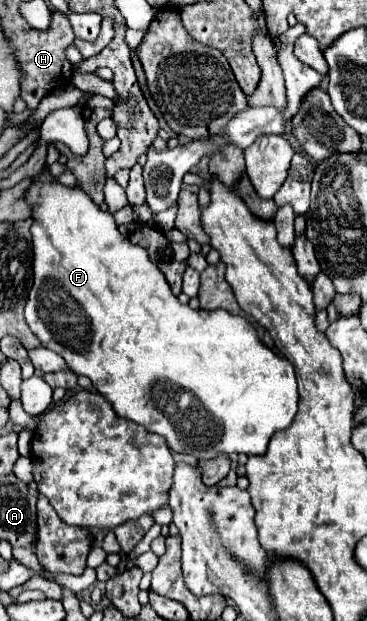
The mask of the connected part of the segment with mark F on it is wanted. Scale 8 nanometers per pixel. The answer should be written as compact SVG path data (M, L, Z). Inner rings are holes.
M48 170L32 178L32 186L26 192L26 200L34 206L34 224L32 224L32 244L34 244L34 286L30 290L28 302L26 302L26 322L30 330L40 338L42 346L54 350L60 354L68 368L76 374L88 376L92 380L92 386L96 392L100 392L116 410L116 416L132 420L136 424L142 424L148 432L160 434L166 438L170 450L180 454L192 454L196 460L214 460L218 456L230 456L230 454L246 454L246 456L262 456L268 448L268 442L276 430L288 428L296 416L298 410L298 384L296 384L296 370L294 366L284 358L274 354L270 348L266 348L258 336L256 330L248 324L246 318L234 316L222 308L218 310L192 310L188 304L180 304L180 300L170 292L170 286L166 284L166 278L162 276L160 268L150 262L146 250L142 246L132 244L126 236L118 232L118 226L114 218L92 204L90 196L78 188L62 186L58 180L54 180ZM182 394L190 394L188 404L180 404Z

